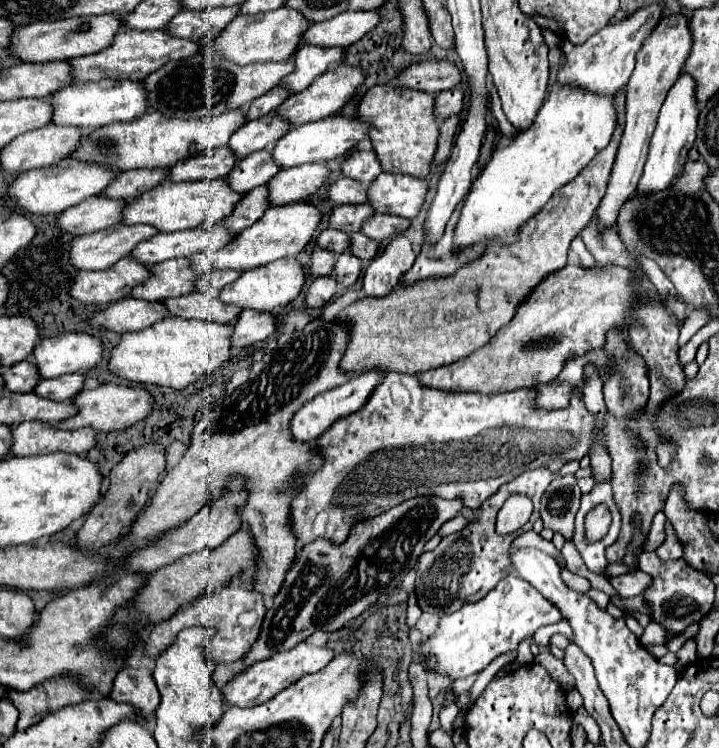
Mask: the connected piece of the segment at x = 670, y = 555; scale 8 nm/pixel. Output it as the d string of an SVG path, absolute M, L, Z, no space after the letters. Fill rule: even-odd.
M666 521L666 541L656 549L656 553L660 559L680 559L682 557L682 545L670 521Z

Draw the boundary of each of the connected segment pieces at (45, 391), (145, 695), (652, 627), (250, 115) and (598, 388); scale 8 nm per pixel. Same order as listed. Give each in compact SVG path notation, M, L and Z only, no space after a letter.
M72 373L72 375L62 375L58 379L42 379L34 387L34 393L50 401L68 401L82 389L82 385L84 385L84 375Z
M124 667L114 677L114 687L110 691L110 697L120 703L132 703L138 707L138 711L150 719L160 703L160 693L156 689L156 683L152 679L150 669L136 669L136 667Z
M650 623L646 629L644 629L644 633L642 633L642 637L640 637L640 641L644 643L644 645L664 645L664 627L662 625L656 625L656 623Z
M278 87L270 89L268 93L264 93L262 97L254 99L254 101L250 103L250 107L248 107L246 113L244 113L246 121L252 121L252 119L258 119L258 117L262 117L262 115L272 113L288 95L290 95L290 93L286 93L286 89L278 89Z
M586 367L586 383L582 387L582 401L586 405L586 409L598 417L604 419L608 413L608 407L604 403L604 395L602 395L602 379L596 373L596 367Z

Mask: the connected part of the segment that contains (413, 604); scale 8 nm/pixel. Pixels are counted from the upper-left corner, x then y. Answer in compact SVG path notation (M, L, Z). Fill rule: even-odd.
M410 591L410 595L408 595L408 619L406 619L408 627L414 627L420 615L422 615L422 611L418 607L417 595L414 595L414 591Z

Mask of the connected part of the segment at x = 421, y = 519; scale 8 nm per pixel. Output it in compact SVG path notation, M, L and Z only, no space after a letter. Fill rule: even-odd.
M422 495L402 501L376 517L358 521L350 529L348 539L340 545L326 539L304 545L296 553L272 607L266 611L260 637L242 659L242 671L256 661L292 649L316 631L336 631L344 627L344 623L356 619L364 609L376 603L378 595L402 583L402 577L416 565L424 545L438 533L440 525L456 517L460 509L462 499L448 501L436 495ZM312 573L320 575L318 587L312 587Z

